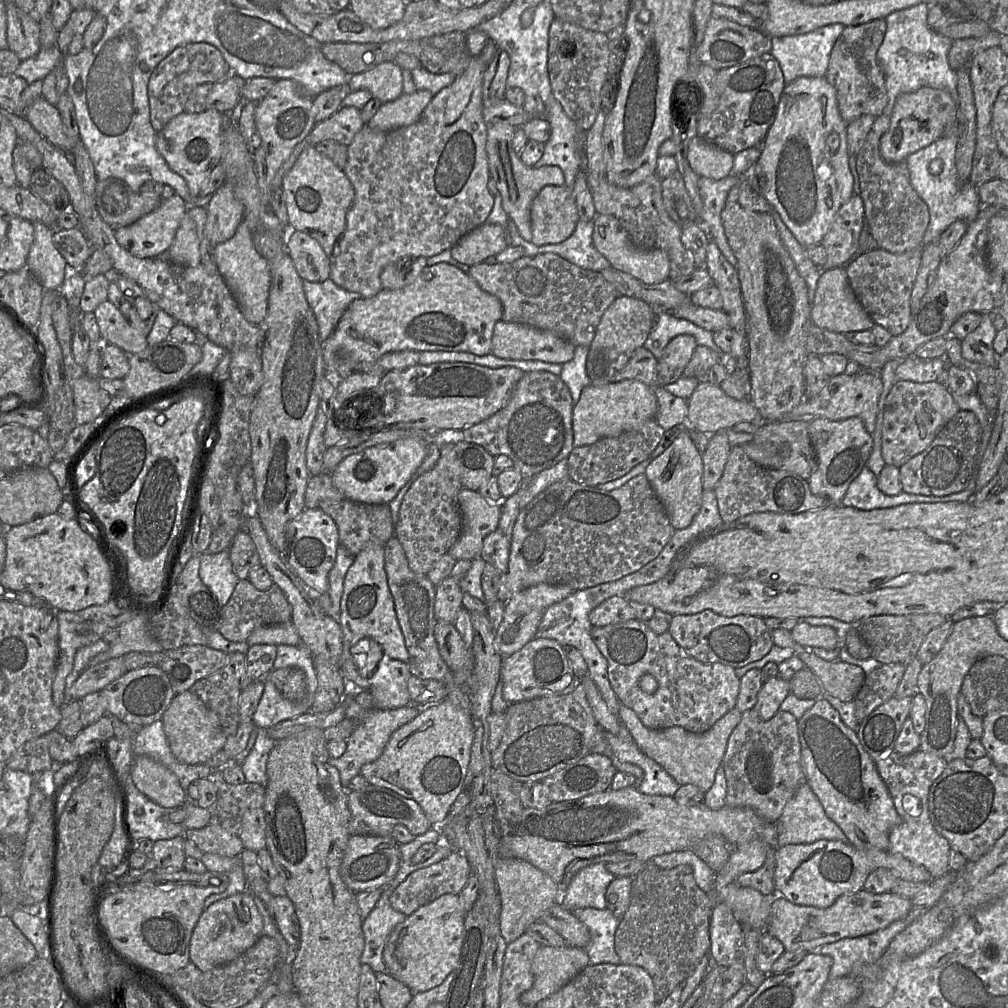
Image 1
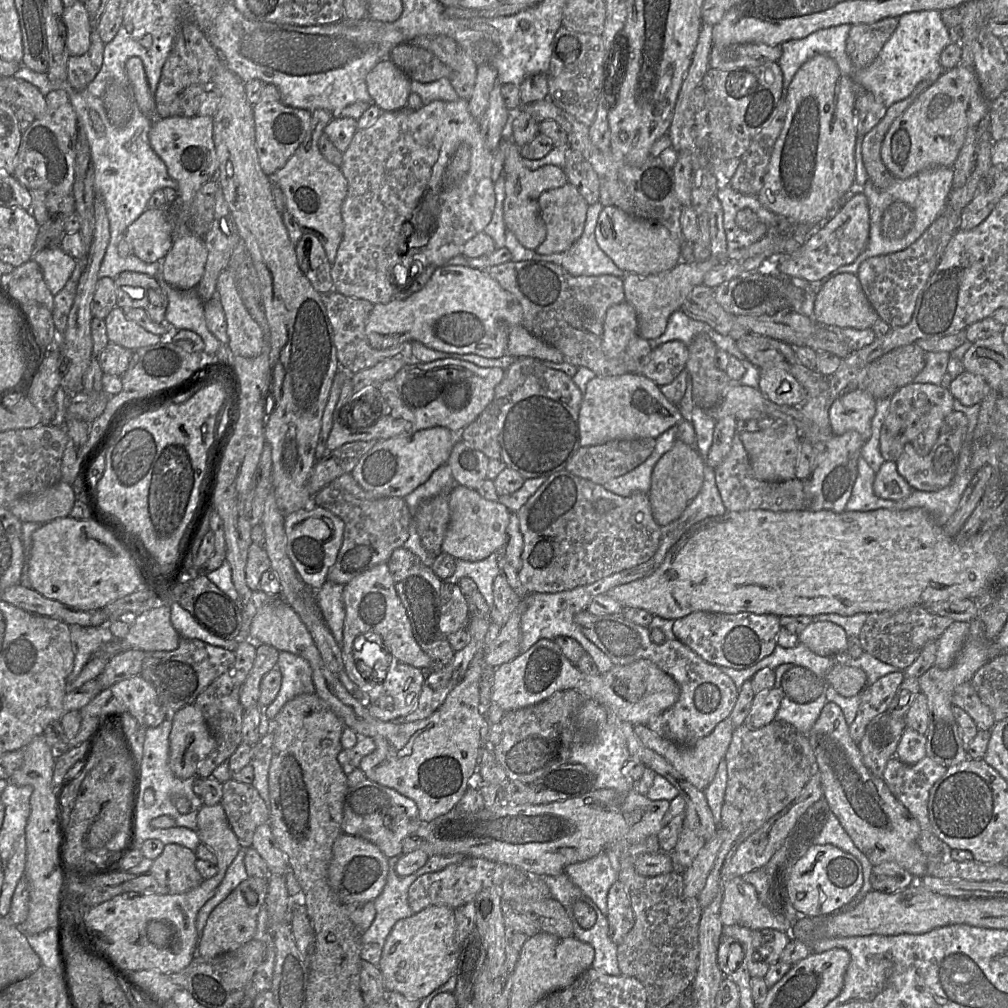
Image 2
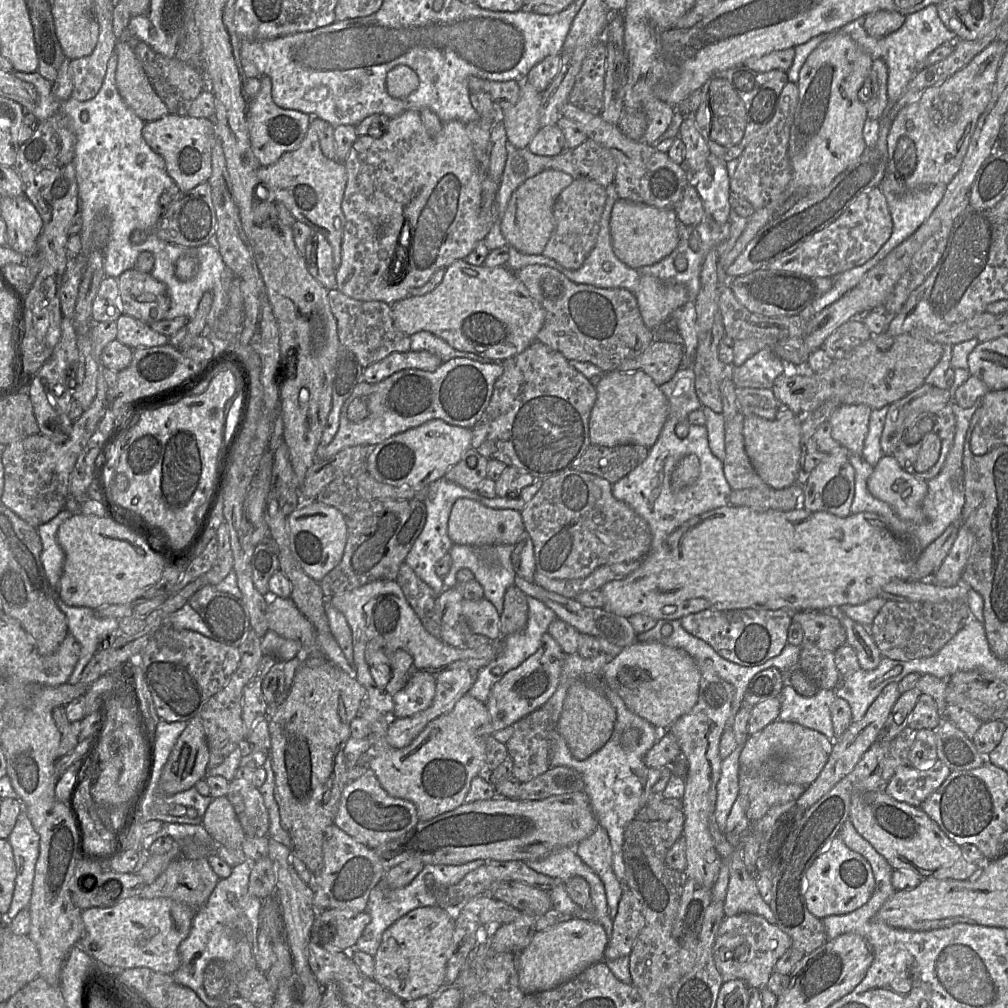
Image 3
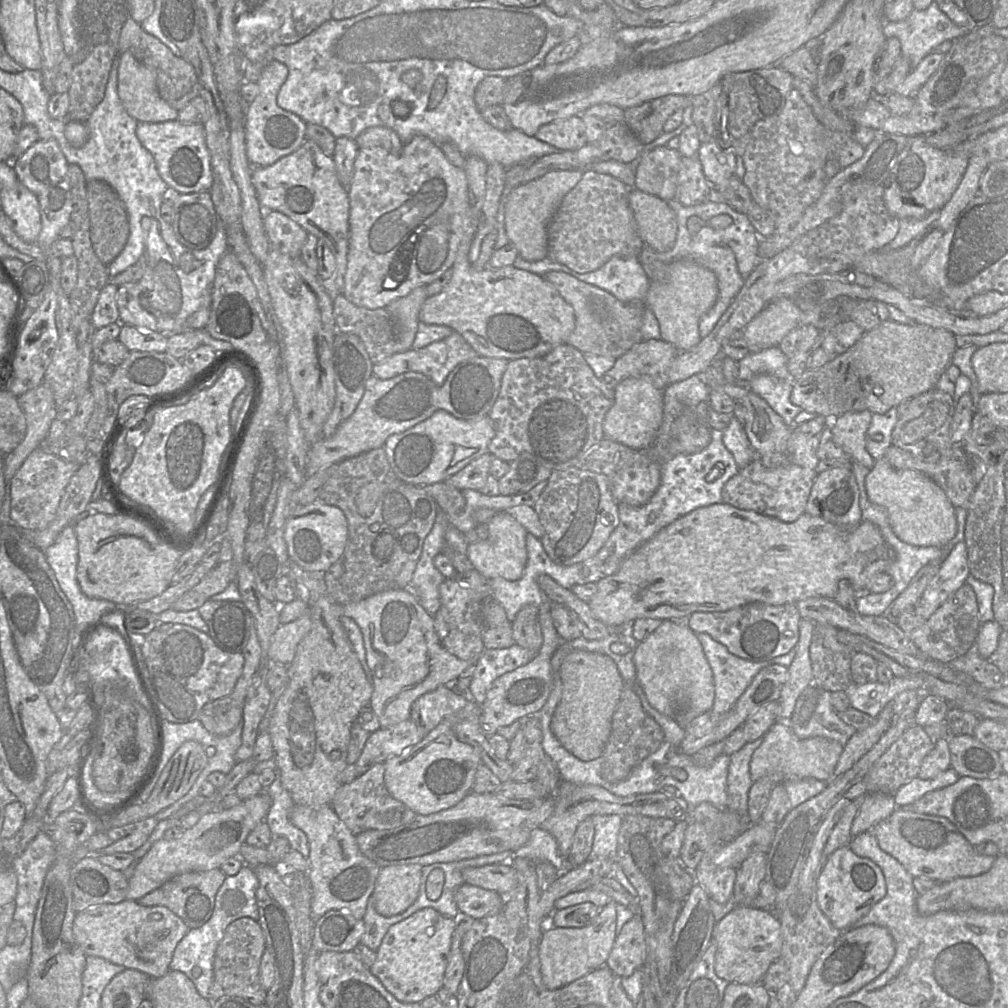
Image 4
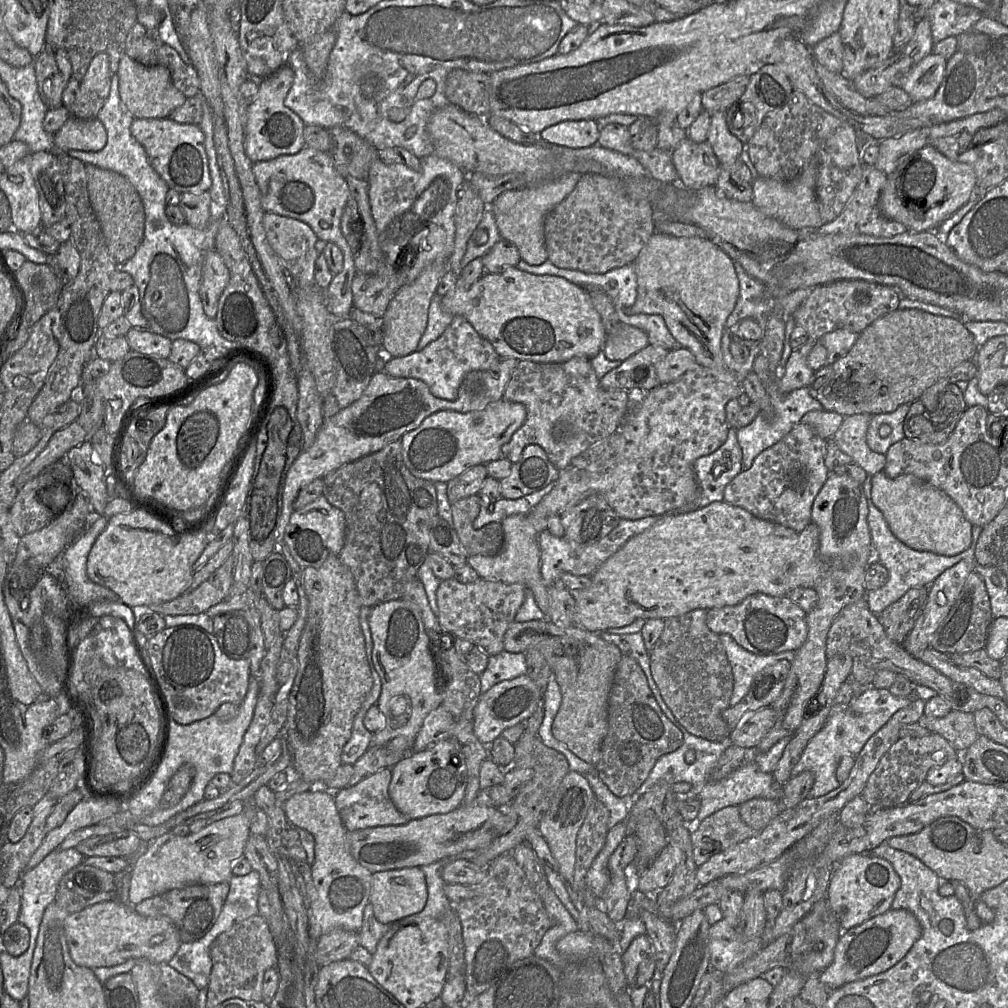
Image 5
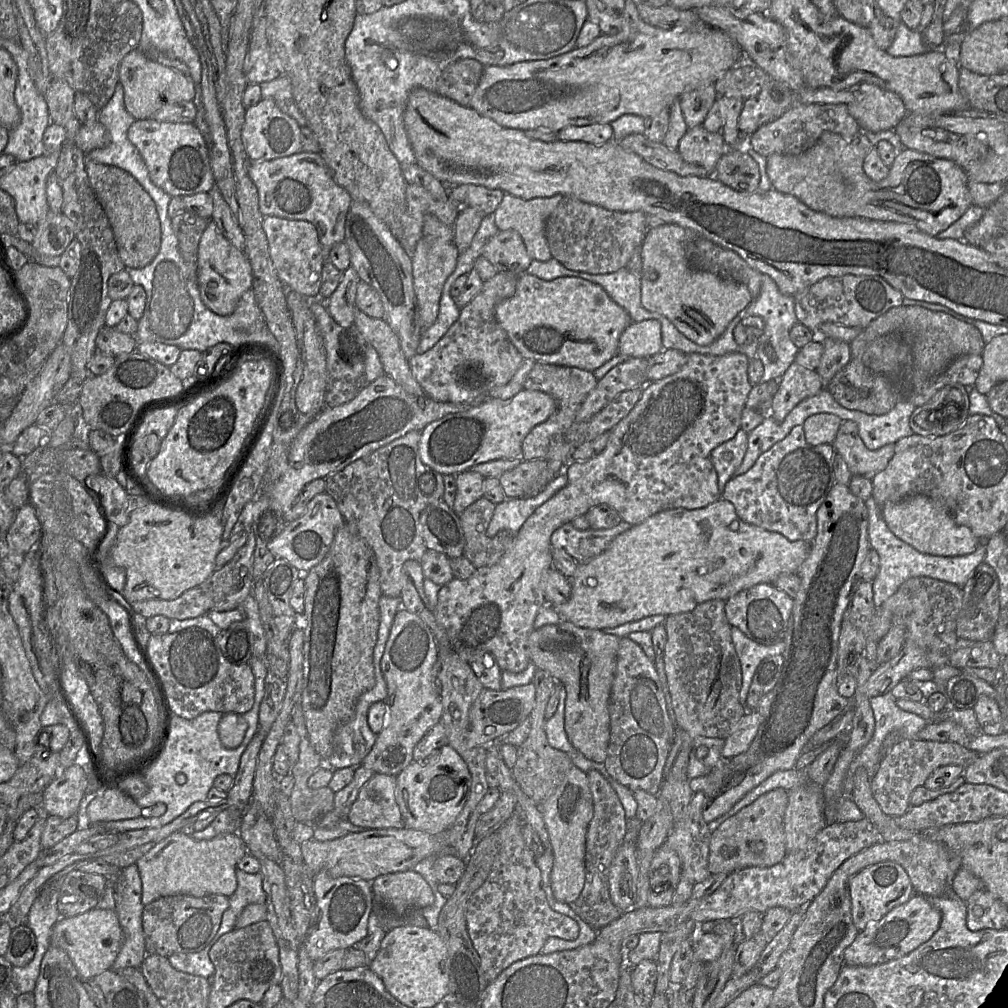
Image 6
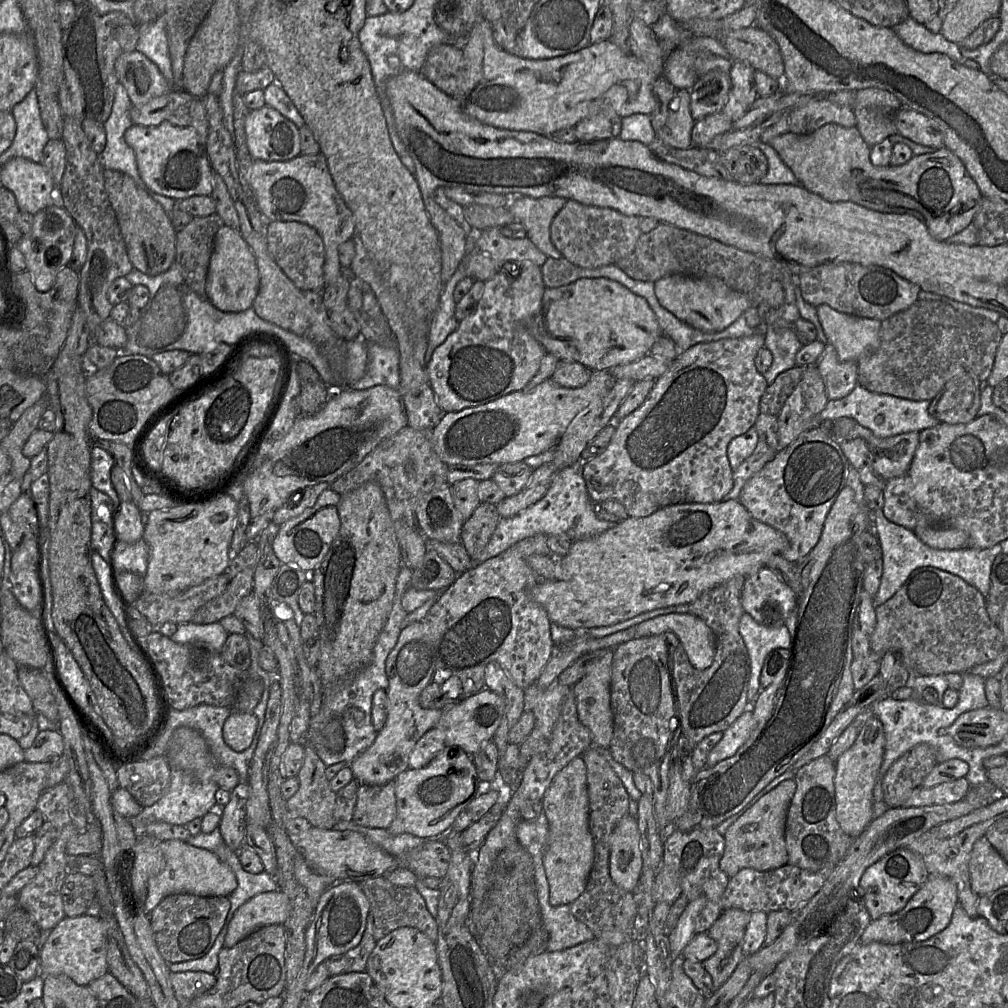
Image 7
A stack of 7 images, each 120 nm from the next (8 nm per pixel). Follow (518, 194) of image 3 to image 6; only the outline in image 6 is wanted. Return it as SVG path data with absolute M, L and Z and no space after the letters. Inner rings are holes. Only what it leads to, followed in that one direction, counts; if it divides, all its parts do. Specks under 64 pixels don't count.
M505 193L492 214L494 223L499 231L518 232L533 260L548 261L552 254L545 237L546 221L563 198L556 194L524 200Z

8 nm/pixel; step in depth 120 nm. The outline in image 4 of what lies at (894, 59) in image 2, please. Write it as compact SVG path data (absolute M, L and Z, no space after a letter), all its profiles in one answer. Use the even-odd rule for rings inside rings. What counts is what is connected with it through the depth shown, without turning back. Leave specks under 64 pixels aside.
M933 1L925 10L913 10L909 16L900 22L884 20L883 33L885 37L896 37L901 43L901 55L908 58L912 64L912 70L933 49L945 41L952 41L971 32L964 27L956 25L938 5Z

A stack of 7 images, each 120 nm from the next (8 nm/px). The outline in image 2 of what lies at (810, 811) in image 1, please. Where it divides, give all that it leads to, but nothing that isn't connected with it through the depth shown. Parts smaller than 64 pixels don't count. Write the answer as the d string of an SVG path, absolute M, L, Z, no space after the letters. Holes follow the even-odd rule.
M831 811L828 812L826 823L816 837L814 844L834 845L843 851L852 854L861 863L863 869L863 886L854 900L839 911L845 911L854 908L865 897L865 895L872 890L870 876L874 865L872 865L865 854L863 854L855 846L837 817Z

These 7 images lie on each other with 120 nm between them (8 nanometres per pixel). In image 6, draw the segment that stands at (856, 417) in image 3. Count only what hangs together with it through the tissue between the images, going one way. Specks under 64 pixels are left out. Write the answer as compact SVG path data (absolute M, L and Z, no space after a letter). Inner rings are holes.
M850 420L842 421L832 445L846 461L852 475L870 480L887 467L895 449L895 444L887 444L877 450L869 450L859 435L858 425Z

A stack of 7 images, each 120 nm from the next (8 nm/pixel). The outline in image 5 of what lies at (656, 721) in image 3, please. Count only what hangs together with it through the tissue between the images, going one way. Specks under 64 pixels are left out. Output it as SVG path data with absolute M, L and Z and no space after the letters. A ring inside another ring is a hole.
M696 609L664 620L664 630L650 651L651 671L662 698L689 733L714 742L729 741L731 730L722 718L722 712L731 707L734 677L719 635L712 632L706 624L707 612L705 609Z

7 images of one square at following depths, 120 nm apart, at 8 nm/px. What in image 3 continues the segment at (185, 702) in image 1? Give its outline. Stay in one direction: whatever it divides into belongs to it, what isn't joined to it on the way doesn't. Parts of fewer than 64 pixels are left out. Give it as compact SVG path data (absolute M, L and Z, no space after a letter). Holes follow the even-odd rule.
M199 715L187 722L162 771L159 791L173 795L186 791L206 777L209 747Z

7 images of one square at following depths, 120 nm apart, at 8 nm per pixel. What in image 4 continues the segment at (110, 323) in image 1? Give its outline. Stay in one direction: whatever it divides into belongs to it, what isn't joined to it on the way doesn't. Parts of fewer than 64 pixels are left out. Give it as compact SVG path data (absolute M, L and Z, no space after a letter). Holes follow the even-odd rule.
M122 325L118 340L129 351L167 352L168 337L159 331Z

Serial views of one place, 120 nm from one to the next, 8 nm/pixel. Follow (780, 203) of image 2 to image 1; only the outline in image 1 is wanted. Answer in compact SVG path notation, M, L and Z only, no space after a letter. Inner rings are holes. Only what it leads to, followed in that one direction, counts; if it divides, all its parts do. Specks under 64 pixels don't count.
M798 77L792 83L786 84L780 98L775 121L762 142L762 153L760 158L753 166L753 174L755 174L757 181L761 179L760 184L763 197L772 205L774 210L777 211L785 225L804 248L821 244L825 234L829 230L834 220L837 211L854 194L854 177L849 167L850 155L847 144L847 125L848 124L843 120L839 112L836 90L825 77Z

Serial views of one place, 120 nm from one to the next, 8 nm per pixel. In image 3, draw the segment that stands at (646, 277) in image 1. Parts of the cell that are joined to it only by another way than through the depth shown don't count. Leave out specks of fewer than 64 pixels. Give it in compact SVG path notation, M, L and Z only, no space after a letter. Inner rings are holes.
M618 198L612 207L610 233L618 259L638 270L661 261L676 249L679 242L678 218L674 209L661 209Z

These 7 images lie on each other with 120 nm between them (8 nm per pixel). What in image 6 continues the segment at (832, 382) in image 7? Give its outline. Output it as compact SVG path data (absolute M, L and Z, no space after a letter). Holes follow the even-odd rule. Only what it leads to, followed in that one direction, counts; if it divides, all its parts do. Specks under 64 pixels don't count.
M823 338L823 354L817 367L817 372L822 381L822 387L826 386L851 359L850 344L833 338Z

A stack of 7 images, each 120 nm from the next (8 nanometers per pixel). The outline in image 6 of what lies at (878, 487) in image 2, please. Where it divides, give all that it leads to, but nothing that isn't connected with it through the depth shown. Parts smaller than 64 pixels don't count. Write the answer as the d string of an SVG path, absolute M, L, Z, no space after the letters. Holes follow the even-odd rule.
M913 495L897 502L887 502L880 510L891 532L921 553L955 557L971 554L979 546L979 539L967 526L958 524L941 502L928 496Z

